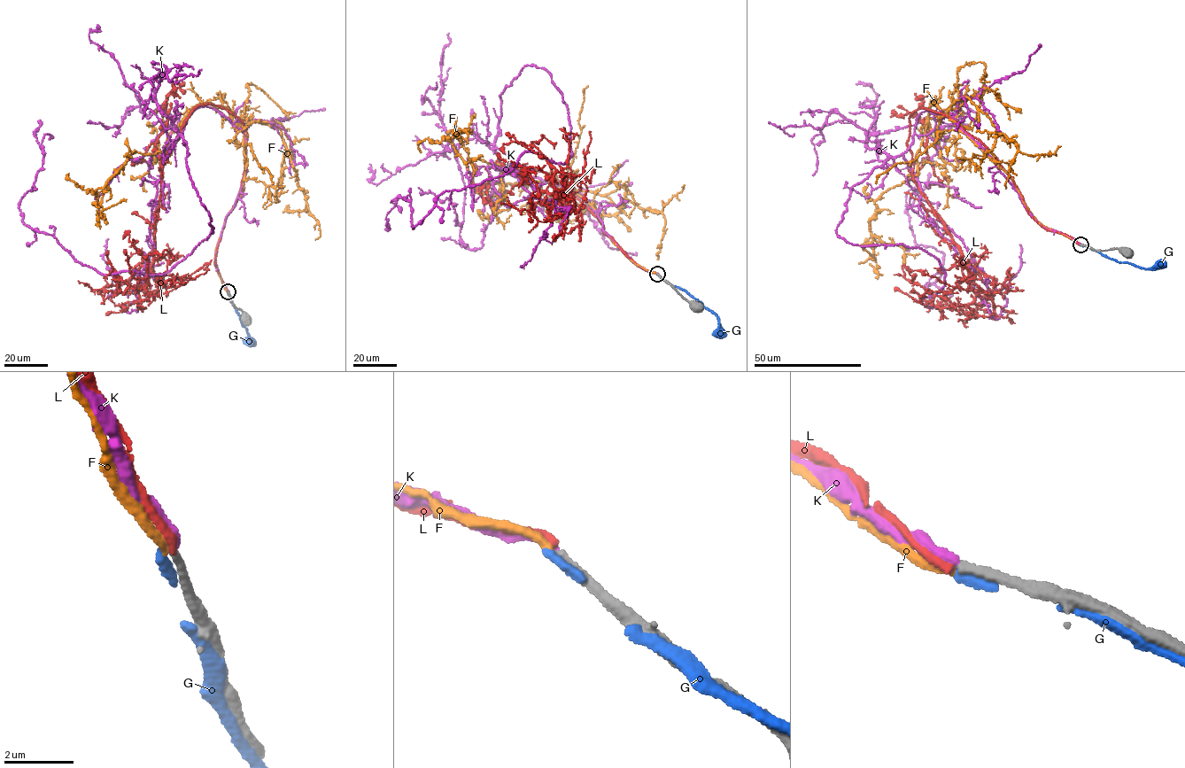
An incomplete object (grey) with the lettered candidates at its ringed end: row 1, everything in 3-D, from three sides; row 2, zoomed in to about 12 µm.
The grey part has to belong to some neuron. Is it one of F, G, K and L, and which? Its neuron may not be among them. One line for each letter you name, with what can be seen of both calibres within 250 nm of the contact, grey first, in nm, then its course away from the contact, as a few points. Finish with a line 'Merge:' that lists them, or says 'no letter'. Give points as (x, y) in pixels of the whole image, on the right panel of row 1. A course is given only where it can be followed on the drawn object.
L: 240 nm thick on the grey side, 260 nm on the other; it runs (1080, 244), (922, 107), (913, 179), (973, 300), (911, 272)
Merge: L

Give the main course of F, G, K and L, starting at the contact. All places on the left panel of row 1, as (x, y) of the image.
F: (228, 292), (215, 252), (246, 166), (227, 110), (195, 106), (168, 156), (133, 152), (96, 190), (95, 214)
G: (228, 293), (251, 344), (251, 340)
K: (228, 292), (243, 131), (197, 107), (179, 135), (212, 232), (165, 274), (104, 275), (23, 221), (40, 120)
L: (228, 292), (215, 257), (247, 136), (219, 105), (197, 105), (171, 145), (136, 291), (148, 262), (123, 238)

